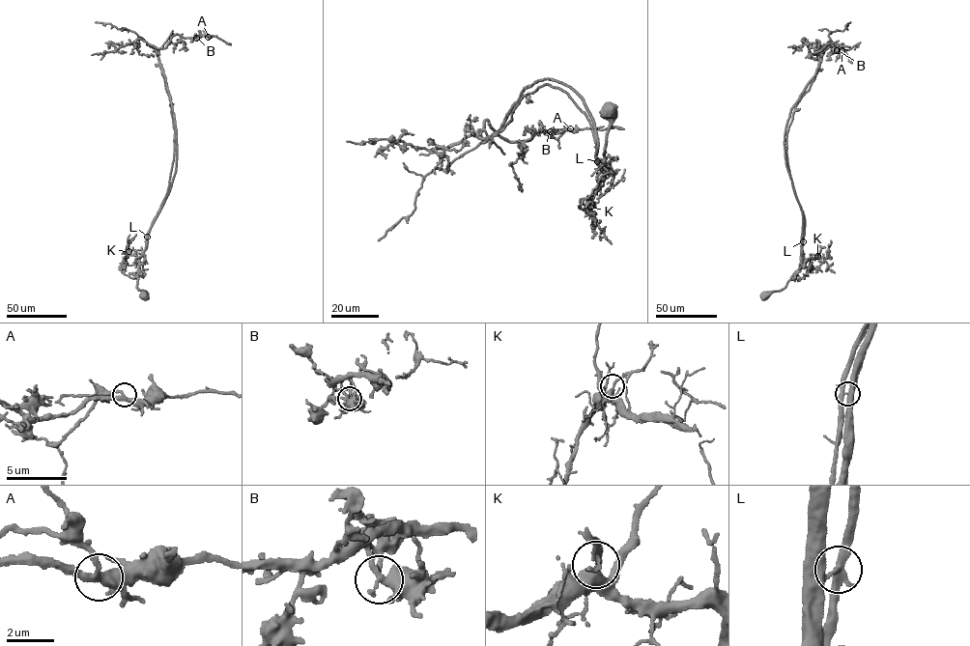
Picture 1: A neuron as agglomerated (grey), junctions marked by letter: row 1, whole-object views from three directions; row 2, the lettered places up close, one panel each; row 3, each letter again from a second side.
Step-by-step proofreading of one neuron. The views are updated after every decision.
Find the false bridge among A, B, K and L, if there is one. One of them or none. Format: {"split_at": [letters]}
{"split_at": ["L"]}

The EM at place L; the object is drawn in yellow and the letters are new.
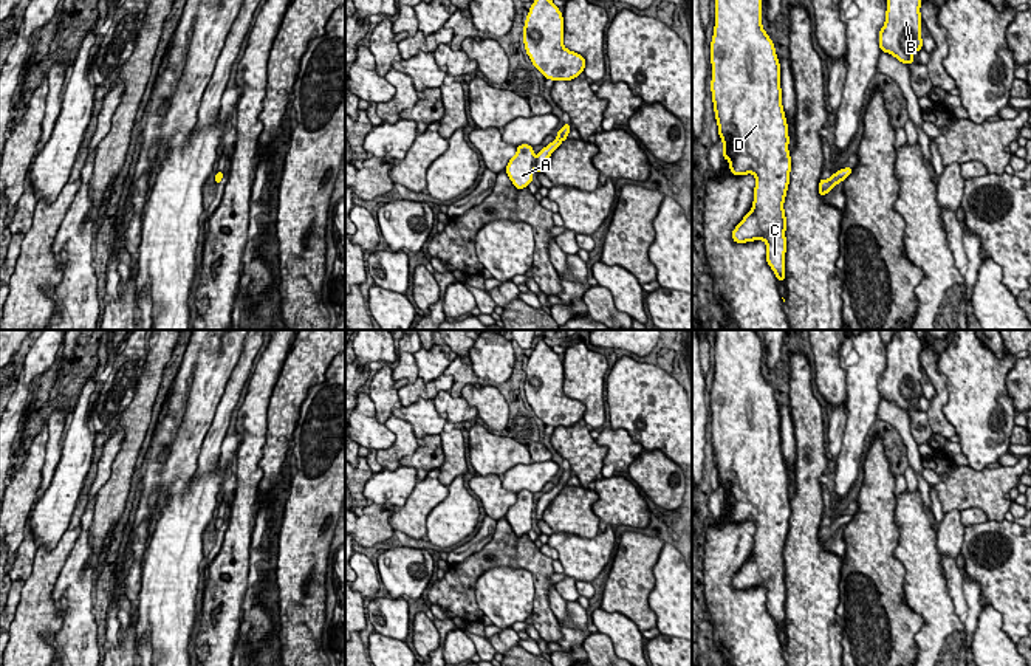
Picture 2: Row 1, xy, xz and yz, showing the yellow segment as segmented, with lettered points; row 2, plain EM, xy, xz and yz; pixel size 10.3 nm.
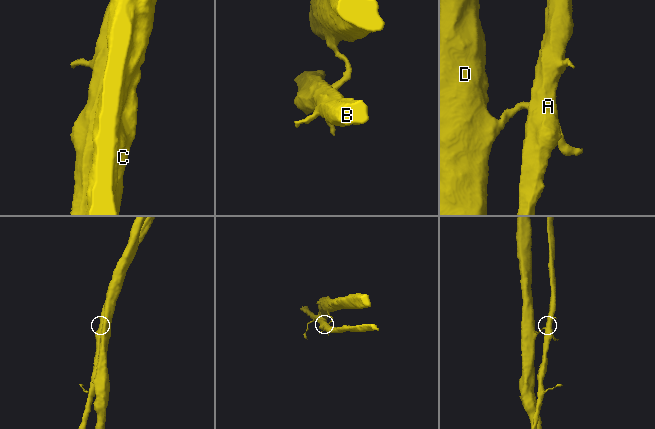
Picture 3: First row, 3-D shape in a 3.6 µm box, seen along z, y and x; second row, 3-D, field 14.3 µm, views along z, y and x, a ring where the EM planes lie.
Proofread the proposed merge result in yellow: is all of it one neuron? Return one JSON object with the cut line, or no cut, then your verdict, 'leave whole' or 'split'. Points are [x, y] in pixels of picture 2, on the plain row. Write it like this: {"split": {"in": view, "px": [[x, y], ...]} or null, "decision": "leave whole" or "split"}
{"split": {"in": "yz", "px": [[833, 521], [842, 527]]}, "decision": "split"}

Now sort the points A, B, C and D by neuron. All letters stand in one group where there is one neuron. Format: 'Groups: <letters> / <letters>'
Groups: A B / C D

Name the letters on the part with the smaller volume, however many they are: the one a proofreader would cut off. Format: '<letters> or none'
A, B

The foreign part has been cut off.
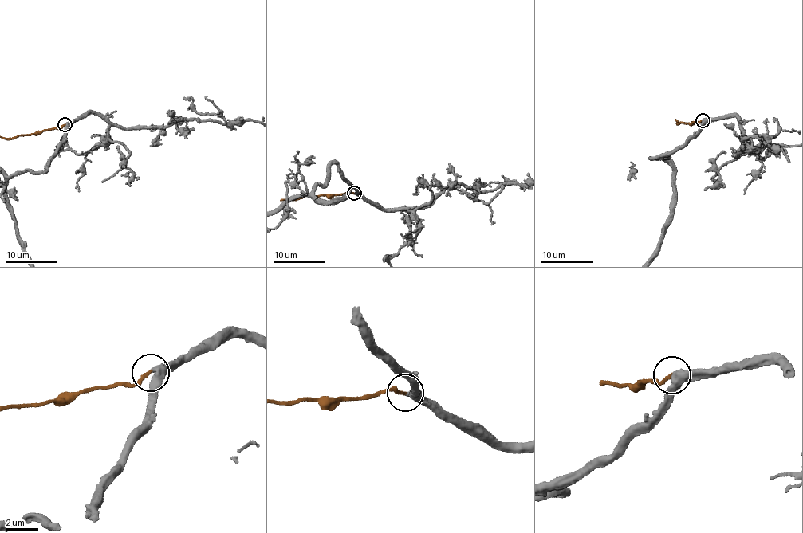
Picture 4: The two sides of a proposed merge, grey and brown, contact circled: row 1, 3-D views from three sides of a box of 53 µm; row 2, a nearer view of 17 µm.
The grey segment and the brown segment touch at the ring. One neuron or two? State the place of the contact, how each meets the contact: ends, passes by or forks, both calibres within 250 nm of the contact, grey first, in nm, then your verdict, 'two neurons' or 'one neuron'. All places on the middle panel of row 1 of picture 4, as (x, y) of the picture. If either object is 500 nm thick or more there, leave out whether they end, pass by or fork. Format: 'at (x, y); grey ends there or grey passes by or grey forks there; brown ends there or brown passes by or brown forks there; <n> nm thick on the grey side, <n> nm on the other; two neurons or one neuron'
at (354, 193); grey passes by; brown ends there; 340 nm thick on the grey side, 190 nm on the other; two neurons

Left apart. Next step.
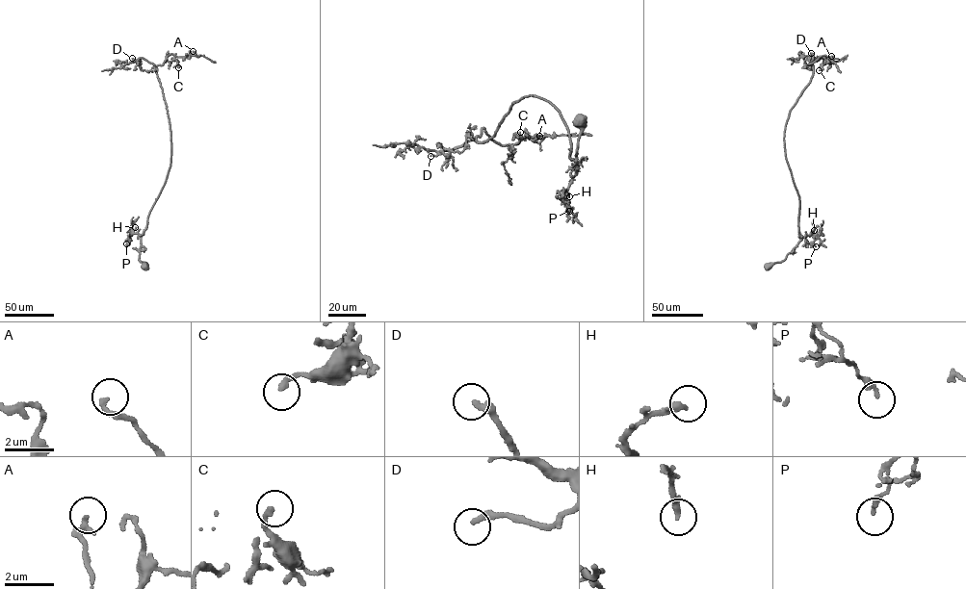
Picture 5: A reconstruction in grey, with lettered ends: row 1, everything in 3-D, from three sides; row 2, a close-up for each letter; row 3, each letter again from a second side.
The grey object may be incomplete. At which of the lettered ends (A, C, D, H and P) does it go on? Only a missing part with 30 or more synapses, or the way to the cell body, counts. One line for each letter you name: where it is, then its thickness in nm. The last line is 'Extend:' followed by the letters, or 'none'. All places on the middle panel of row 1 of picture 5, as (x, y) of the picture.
D: place (430, 156); calibre 280 nm
Extend: D

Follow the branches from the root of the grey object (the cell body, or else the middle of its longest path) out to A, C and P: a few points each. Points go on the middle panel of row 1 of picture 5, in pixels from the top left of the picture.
A: (579, 120), (577, 173), (560, 113), (535, 96), (476, 139), (483, 128), (502, 144), (539, 136)
C: (579, 120), (577, 173), (560, 113), (535, 96), (476, 139), (483, 128), (511, 145), (520, 132)
P: (579, 120), (580, 135), (575, 155), (578, 165), (565, 196), (569, 211)

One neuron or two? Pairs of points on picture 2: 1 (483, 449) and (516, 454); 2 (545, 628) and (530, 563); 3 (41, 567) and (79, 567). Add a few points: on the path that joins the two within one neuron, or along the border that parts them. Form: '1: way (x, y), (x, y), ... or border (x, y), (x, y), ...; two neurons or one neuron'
1: way (491, 453), (508, 453); one neuron
2: way (542, 612), (541, 578); one neuron
3: border (79, 535), (54, 586), (53, 603); two neurons

